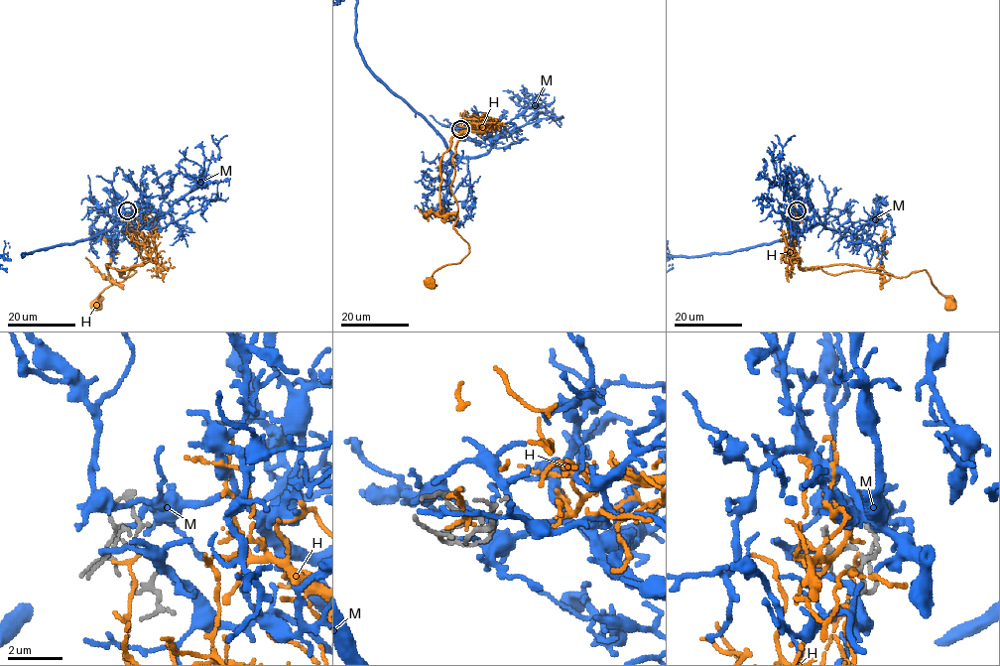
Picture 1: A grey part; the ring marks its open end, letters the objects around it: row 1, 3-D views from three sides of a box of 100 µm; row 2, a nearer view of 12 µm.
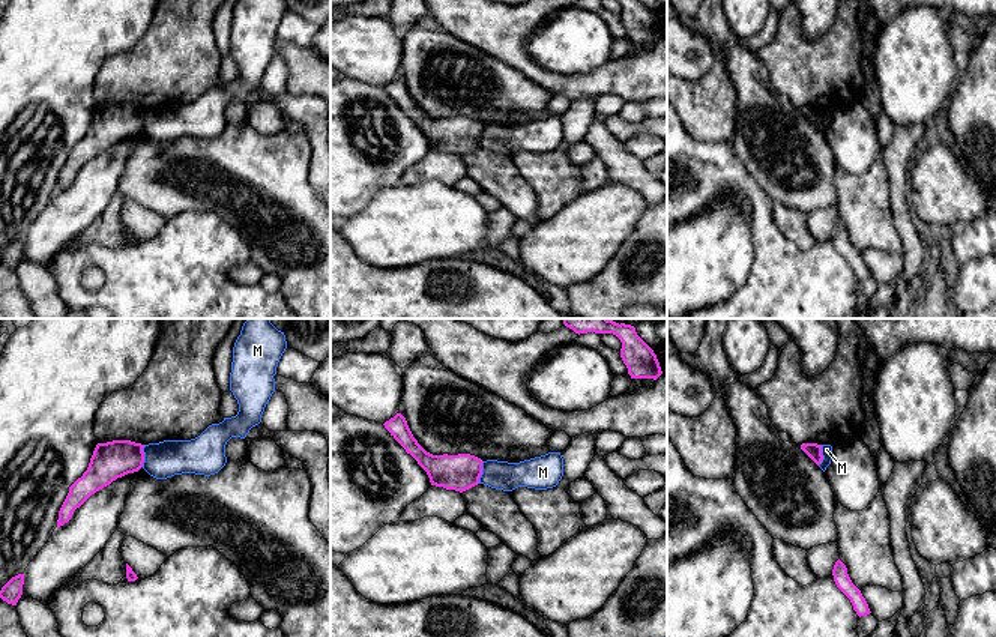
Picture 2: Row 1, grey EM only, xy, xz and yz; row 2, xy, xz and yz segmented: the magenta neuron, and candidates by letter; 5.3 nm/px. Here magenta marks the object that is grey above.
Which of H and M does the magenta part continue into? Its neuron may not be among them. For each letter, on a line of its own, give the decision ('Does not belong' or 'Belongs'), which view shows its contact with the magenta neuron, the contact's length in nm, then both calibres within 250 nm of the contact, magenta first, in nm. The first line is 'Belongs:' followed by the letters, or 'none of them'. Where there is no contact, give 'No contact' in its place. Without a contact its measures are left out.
Belongs: none of them
H: Does not belong. No contact
M: Does not belong. Touches magenta in xy. Shared border 120 nm. Thickness 200 nm (magenta) against 200 nm

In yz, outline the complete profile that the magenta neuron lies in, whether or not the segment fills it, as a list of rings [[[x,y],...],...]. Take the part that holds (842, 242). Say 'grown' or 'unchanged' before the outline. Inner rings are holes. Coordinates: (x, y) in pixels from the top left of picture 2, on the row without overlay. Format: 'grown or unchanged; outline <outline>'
unchanged; outline [[[838,222],[832,233],[834,245],[837,251],[850,263],[856,278],[867,279],[870,278],[868,267],[862,260],[861,254],[852,246],[846,228]]]

